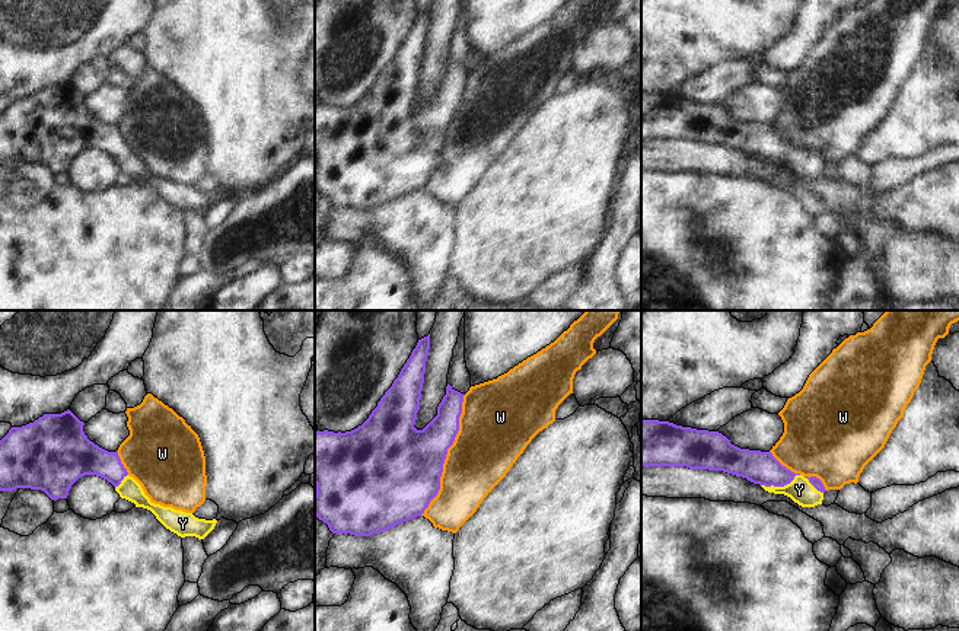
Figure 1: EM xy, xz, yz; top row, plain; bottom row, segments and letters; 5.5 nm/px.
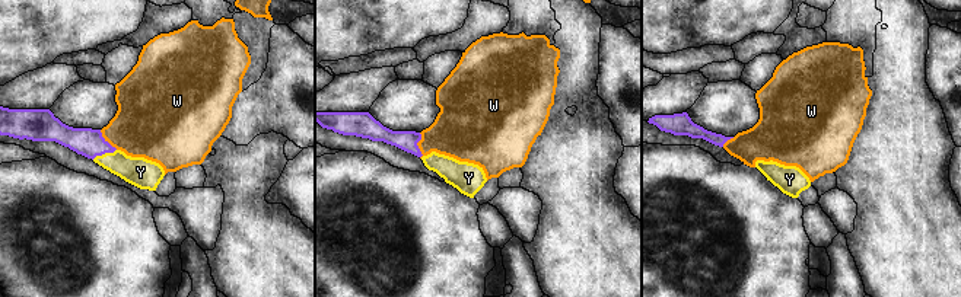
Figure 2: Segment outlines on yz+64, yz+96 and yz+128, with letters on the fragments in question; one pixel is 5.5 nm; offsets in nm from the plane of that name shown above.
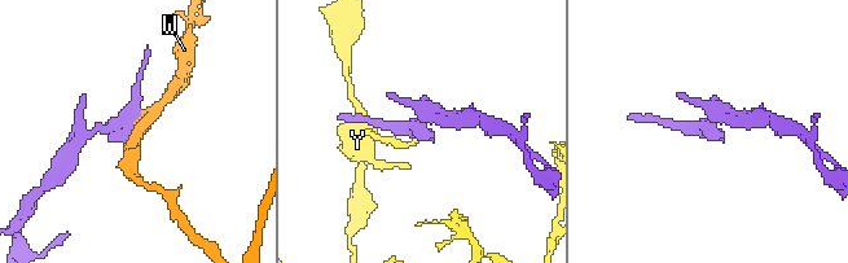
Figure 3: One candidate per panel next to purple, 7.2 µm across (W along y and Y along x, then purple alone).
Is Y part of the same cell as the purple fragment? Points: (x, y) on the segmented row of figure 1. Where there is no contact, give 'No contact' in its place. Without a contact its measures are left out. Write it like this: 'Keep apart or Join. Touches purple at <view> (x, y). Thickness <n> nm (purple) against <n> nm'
Join. Touches purple at yz (780, 486). Thickness 180 nm (purple) against 140 nm

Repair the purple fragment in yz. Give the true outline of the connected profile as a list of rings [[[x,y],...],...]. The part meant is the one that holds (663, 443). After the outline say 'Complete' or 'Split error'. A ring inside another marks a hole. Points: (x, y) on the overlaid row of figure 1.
[[[641,420],[641,466],[723,471],[784,494],[802,507],[822,504],[826,491],[819,478],[791,472],[771,452],[740,449],[719,431],[659,420]]]. Split error

